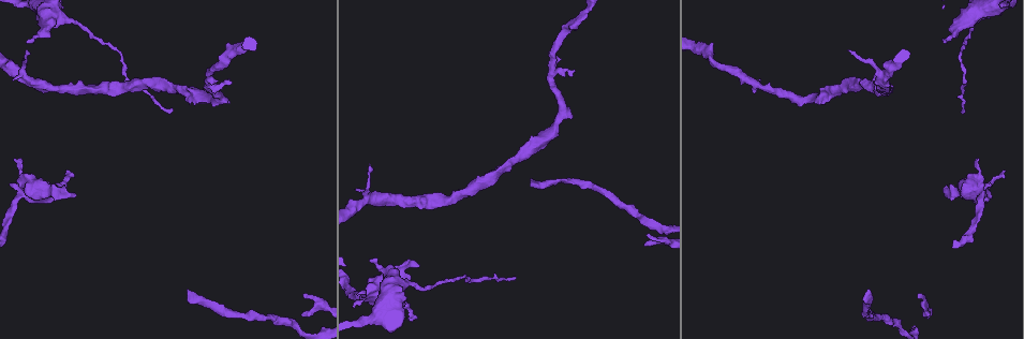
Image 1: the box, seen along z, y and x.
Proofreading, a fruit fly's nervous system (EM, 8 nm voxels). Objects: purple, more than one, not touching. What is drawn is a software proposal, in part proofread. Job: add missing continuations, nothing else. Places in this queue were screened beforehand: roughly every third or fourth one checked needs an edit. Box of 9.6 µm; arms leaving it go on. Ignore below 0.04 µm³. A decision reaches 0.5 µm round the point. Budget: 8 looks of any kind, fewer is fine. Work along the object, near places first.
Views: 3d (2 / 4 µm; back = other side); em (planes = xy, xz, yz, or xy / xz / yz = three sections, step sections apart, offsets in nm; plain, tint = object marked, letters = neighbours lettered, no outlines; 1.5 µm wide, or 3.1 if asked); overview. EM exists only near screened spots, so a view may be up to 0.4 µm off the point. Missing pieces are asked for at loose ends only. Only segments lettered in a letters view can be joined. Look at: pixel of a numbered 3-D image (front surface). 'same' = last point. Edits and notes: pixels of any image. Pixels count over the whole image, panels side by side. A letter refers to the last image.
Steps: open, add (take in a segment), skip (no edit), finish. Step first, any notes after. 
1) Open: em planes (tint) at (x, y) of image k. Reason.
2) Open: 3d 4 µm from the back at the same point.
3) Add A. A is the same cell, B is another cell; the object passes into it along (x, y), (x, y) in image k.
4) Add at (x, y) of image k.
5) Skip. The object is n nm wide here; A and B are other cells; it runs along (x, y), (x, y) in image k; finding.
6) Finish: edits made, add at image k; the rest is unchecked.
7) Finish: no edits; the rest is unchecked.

Open: em xz step 8 (plain) at (369, 260) of image 1. Branch stops here.

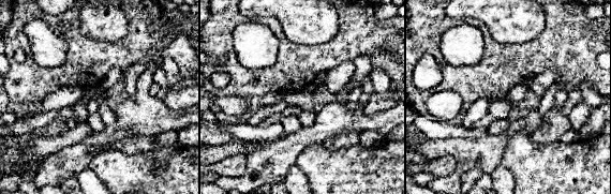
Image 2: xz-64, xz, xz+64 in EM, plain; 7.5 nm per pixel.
Open: em xz step 8 (tint) at the same point.

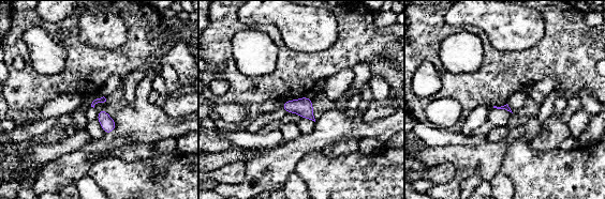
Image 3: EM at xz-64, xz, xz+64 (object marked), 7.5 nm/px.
Open: em xz step 8 (letters) at the same point.

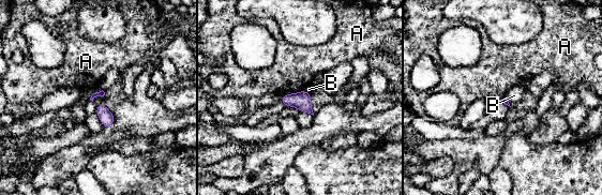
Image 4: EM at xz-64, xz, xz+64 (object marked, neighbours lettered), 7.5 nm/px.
Skip. A and B are other cells; a border runs along (303, 89), (283, 94) in image 4; no lettered segment goes on from it.

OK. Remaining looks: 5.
Open: 3d 4 µm at (356, 294) of image 1. Tapers out.

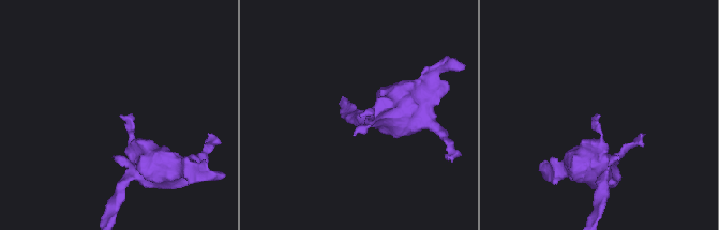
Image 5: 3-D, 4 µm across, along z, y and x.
Open: em planes (plain) at (597, 113) of image 5.

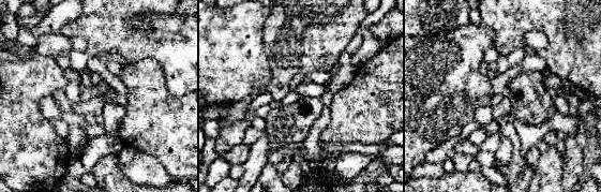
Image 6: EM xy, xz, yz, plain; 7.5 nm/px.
Open: em planes (letters) at the same point.

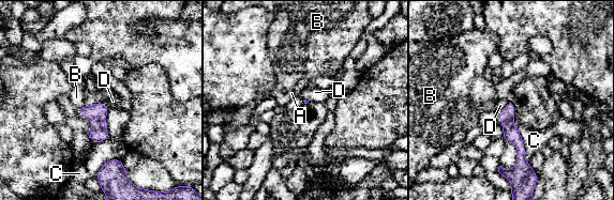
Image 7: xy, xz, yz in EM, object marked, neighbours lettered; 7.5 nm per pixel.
Skip. The longest contact is with C, 300 nm; A, B, C and D are other cells; it runs along (510, 105), (510, 133), (521, 148), (517, 167) in image 7; no lettered segment goes on from it.

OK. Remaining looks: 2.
Finish: no edits; the rest is unchecked.

